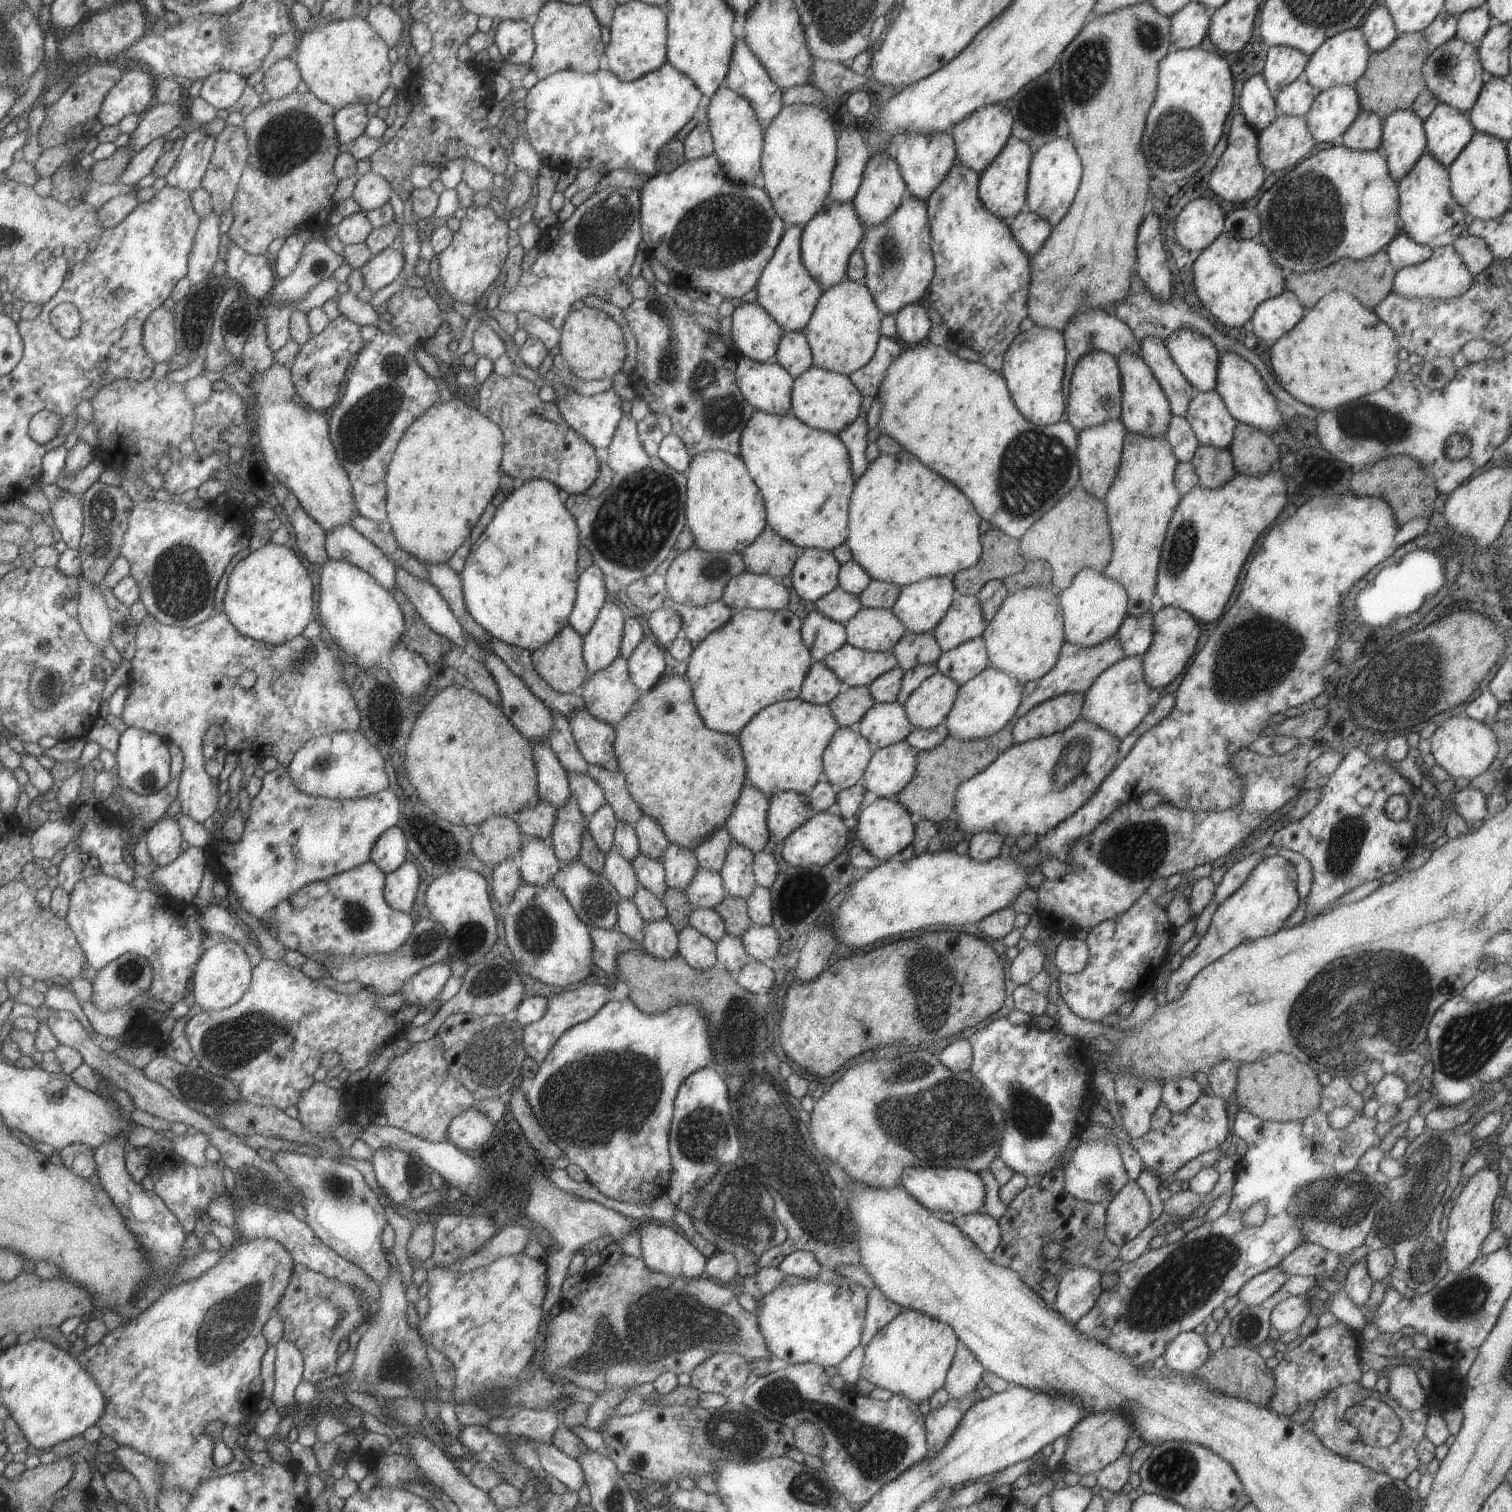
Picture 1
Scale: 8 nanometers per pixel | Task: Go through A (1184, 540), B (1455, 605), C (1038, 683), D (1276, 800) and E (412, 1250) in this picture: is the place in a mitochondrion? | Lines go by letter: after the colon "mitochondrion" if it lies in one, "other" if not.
A: mitochondrion
B: other
C: other
D: other
E: other

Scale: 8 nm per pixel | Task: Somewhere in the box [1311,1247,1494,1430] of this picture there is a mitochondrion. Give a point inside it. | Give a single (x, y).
(1461, 1300)

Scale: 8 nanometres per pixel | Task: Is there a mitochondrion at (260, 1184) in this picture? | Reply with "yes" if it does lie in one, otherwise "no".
yes

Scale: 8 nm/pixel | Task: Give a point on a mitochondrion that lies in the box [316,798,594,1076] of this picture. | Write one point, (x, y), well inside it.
(536, 931)

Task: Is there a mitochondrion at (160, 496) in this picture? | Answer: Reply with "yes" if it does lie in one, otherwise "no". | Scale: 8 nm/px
no

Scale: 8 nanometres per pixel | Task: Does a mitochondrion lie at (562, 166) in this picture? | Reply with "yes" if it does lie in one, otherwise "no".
no

